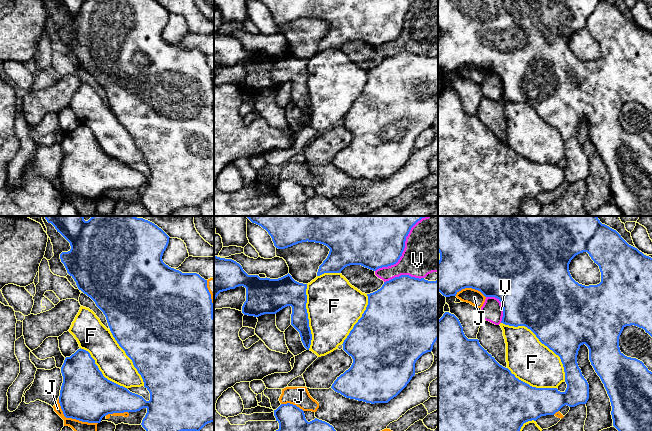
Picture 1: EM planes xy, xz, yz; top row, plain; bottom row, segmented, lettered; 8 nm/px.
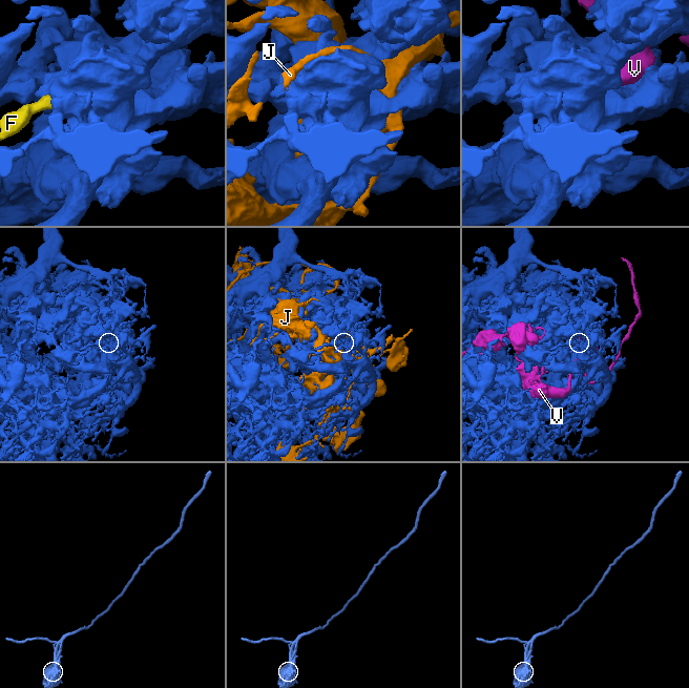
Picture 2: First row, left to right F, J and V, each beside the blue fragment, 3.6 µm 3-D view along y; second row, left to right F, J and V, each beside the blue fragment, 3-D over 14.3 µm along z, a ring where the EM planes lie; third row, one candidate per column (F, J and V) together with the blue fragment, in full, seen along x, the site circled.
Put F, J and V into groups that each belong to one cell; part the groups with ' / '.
F / J / V

